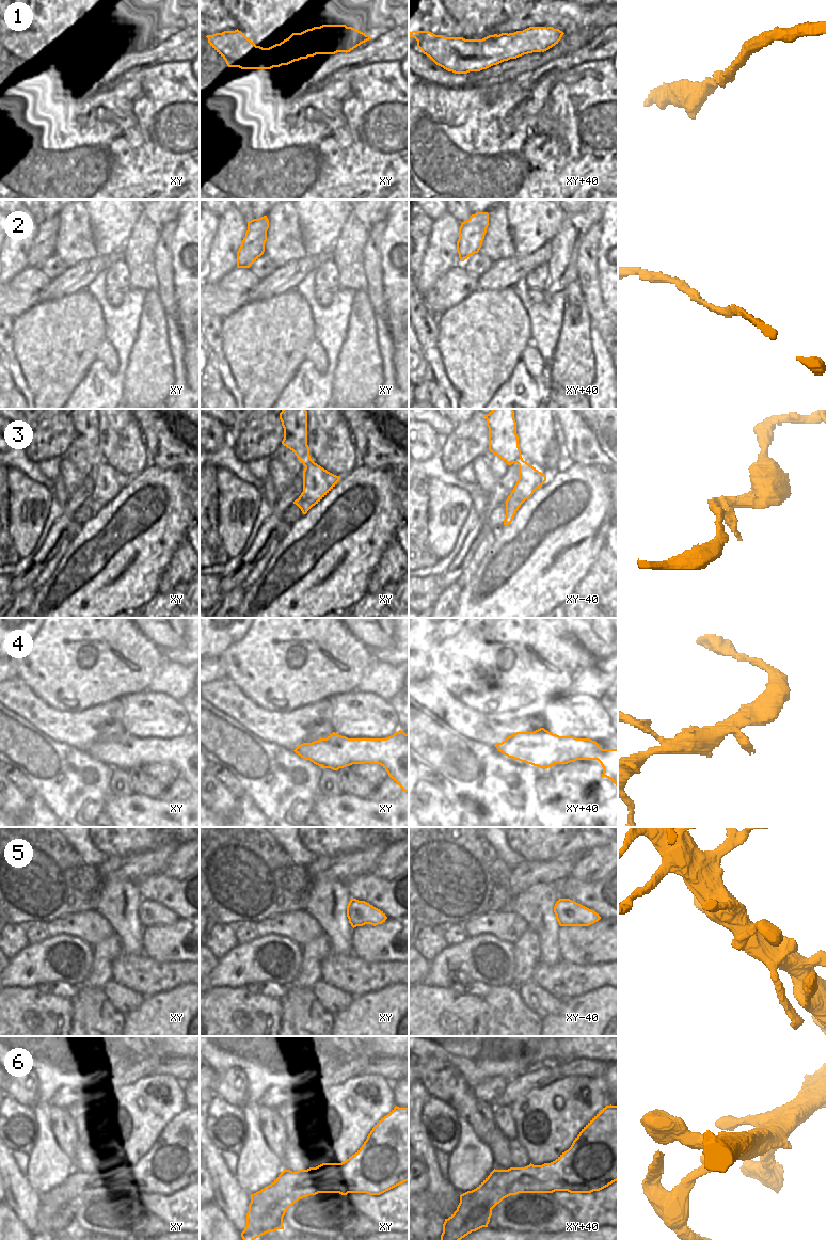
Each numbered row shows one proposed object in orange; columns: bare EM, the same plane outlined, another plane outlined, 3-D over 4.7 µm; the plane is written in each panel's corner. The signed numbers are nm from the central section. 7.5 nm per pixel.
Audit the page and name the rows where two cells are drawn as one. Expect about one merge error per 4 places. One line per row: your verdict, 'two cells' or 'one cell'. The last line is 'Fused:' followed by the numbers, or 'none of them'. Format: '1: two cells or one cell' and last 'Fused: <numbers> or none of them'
1: one cell
2: one cell
3: one cell
4: one cell
5: one cell
6: two cells
Fused: 6

